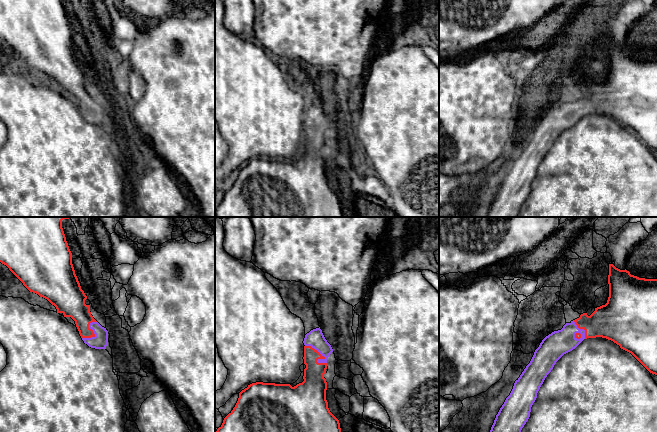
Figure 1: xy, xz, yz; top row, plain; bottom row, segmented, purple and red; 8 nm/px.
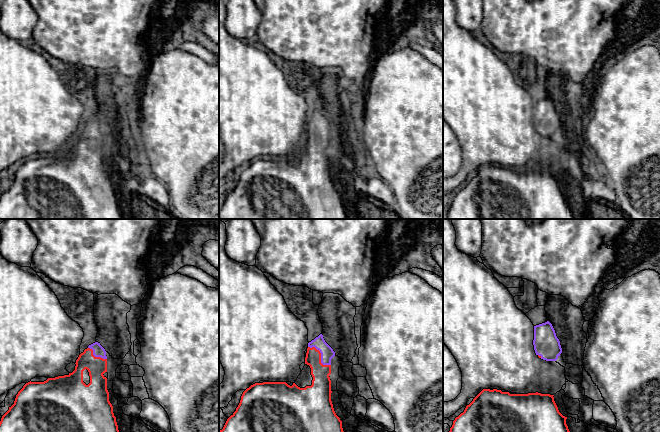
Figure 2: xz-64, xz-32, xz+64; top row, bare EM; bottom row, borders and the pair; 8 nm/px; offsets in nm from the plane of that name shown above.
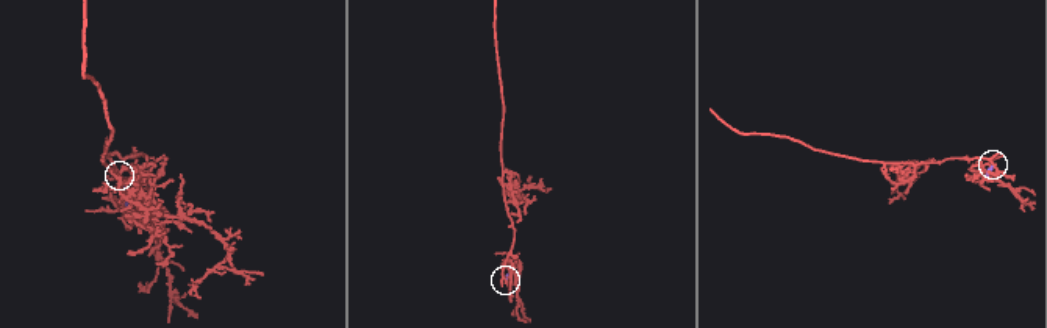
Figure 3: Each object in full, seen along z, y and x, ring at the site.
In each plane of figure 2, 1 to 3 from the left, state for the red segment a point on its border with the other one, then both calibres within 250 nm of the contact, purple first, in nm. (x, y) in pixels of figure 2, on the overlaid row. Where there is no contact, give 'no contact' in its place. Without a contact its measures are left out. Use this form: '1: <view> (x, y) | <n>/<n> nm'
1: xz-64 (96, 356) | 100/160 nm
2: xz-32 (321, 356) | 110/160 nm
3: xz+64 (540, 355) | 200/20 nm

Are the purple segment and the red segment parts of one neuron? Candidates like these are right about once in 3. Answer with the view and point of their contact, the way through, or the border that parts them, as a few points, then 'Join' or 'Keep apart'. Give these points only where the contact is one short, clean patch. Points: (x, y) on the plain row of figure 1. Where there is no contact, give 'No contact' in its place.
Touches purple at xz (323, 131). Path across: xz (315, 114), (316, 124), (323, 131), (316, 137), (314, 160). Join

